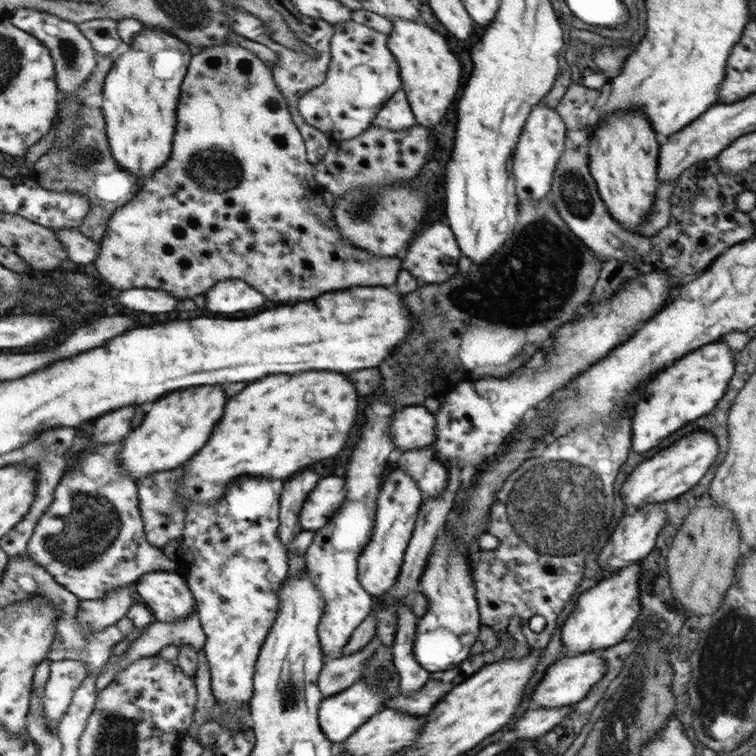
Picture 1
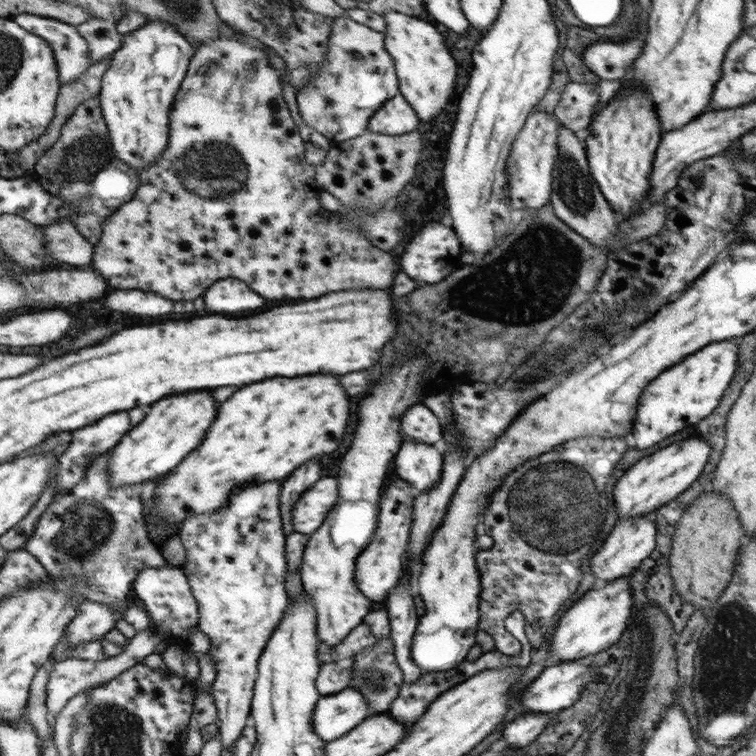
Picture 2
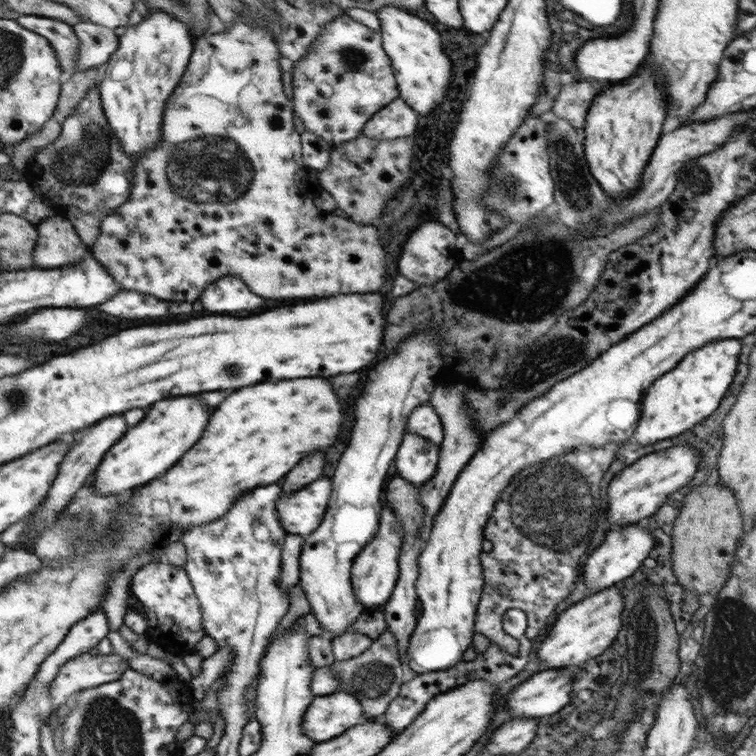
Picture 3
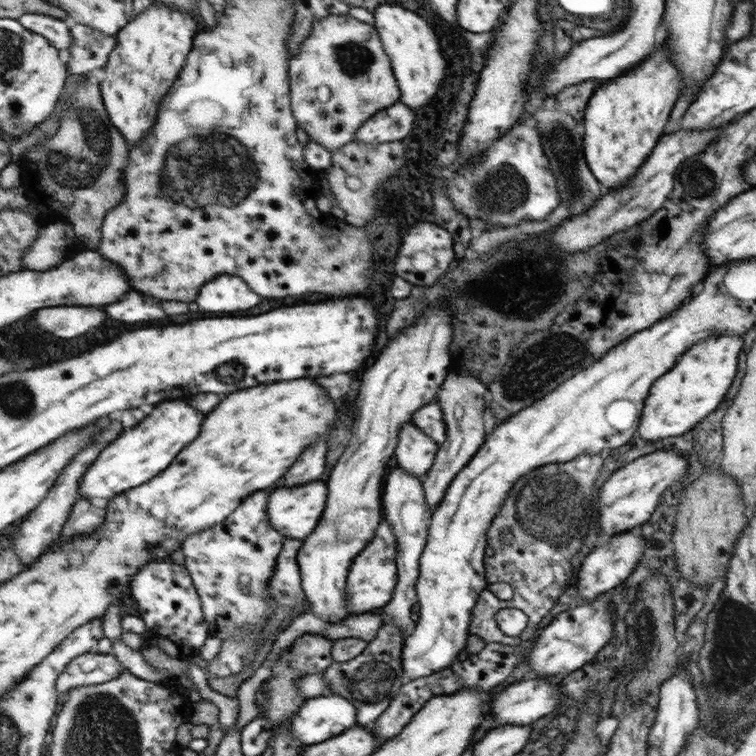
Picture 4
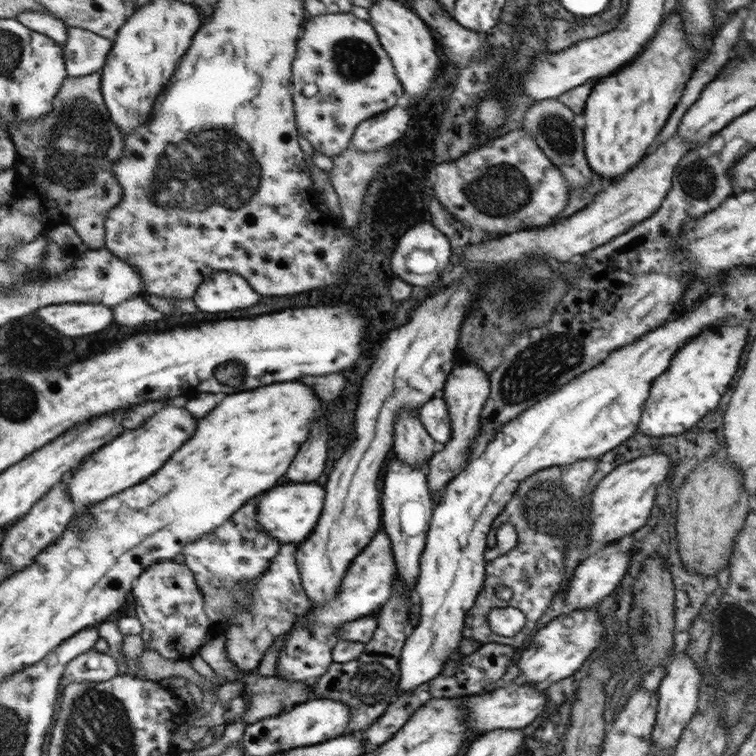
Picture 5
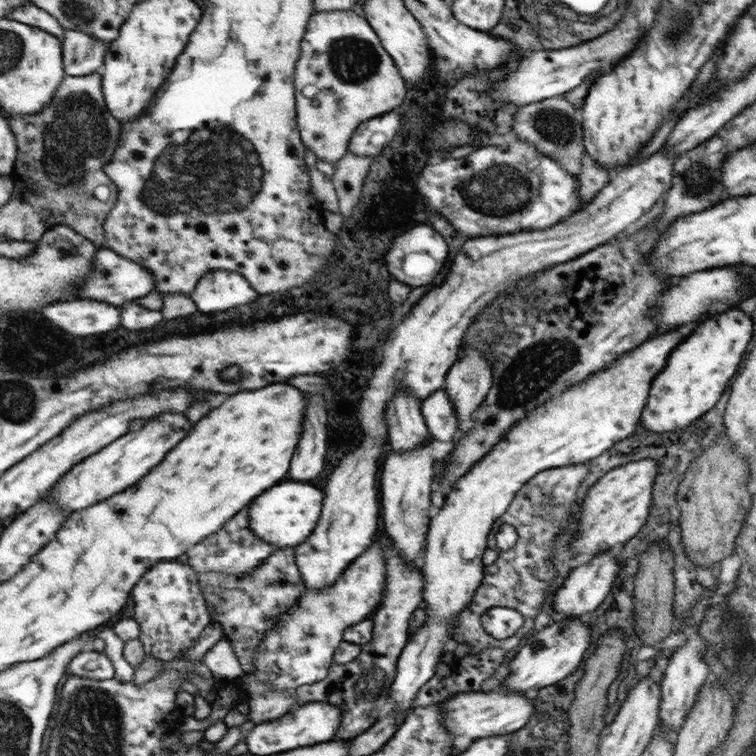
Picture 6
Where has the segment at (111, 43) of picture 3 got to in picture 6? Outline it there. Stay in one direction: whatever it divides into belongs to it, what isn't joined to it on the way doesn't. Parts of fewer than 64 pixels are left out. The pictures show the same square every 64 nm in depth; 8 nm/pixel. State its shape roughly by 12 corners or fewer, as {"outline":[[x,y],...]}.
{"outline":[[67,30],[64,69],[71,76],[102,71],[105,41]]}

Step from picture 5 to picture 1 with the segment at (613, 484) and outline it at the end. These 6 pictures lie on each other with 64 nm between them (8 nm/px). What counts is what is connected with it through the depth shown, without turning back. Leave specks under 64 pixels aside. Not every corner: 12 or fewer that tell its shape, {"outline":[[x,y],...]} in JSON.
{"outline":[[691,428],[621,484],[625,514],[695,486],[716,436]]}

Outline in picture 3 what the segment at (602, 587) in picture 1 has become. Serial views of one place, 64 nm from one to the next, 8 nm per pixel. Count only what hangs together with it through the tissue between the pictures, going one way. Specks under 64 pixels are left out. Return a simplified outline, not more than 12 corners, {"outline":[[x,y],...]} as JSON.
{"outline":[[619,585],[561,611],[536,656],[577,668],[621,628]]}

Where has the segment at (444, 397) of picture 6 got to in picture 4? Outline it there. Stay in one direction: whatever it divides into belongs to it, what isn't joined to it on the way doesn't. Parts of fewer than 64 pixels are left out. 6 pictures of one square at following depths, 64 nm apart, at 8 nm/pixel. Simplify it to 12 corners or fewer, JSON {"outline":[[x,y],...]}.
{"outline":[[431,400],[411,416],[411,424],[441,445],[447,427],[441,406]]}

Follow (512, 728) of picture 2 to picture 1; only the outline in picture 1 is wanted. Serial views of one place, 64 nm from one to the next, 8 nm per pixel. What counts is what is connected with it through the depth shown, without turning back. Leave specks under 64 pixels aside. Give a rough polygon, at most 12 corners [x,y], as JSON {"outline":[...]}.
{"outline":[[574,704],[529,709],[513,724],[529,739],[561,724]]}

